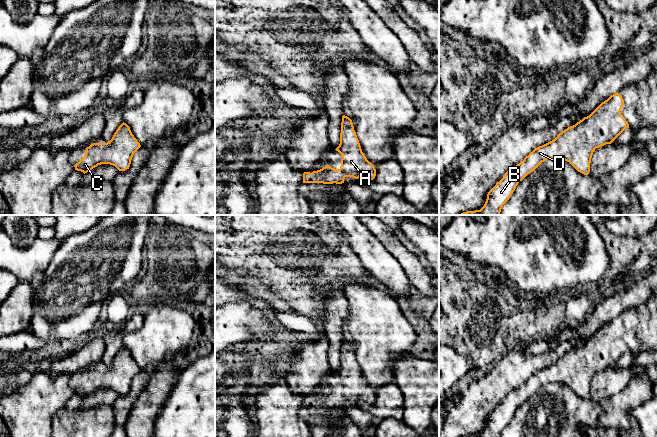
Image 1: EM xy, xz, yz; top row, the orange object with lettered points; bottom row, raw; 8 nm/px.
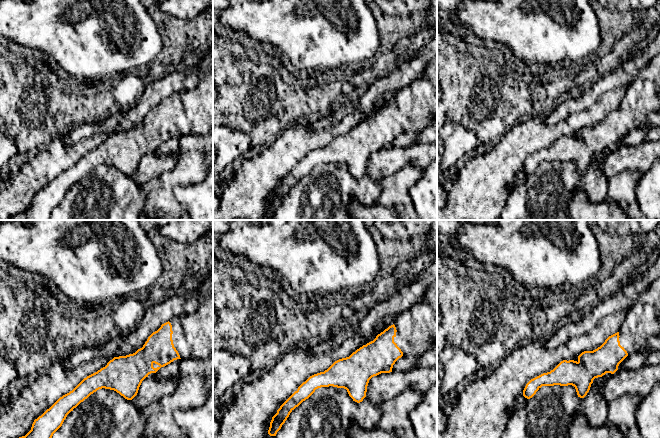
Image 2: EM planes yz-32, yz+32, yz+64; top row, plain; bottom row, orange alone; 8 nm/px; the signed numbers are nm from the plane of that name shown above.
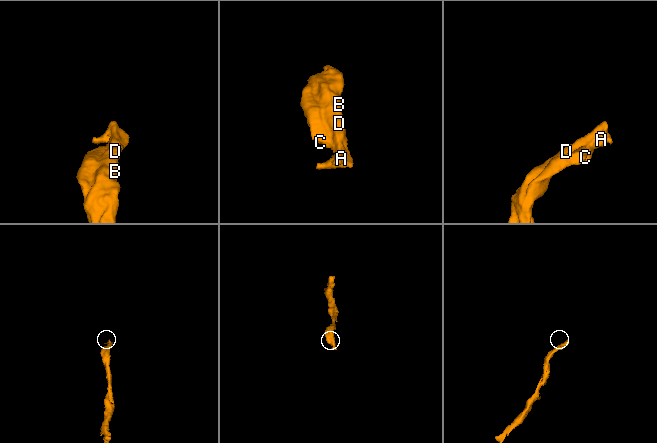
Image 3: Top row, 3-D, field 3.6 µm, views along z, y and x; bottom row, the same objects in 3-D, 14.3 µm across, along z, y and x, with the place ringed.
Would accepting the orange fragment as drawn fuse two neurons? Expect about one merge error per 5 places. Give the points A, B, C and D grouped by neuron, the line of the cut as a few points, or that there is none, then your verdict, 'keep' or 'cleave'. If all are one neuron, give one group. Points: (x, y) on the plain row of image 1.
groups A B C D; cut none; keep

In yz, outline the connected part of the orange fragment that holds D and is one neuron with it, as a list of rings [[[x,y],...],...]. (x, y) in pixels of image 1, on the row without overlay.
[[[617,316],[602,326],[589,340],[568,351],[557,361],[535,372],[522,386],[505,397],[488,416],[480,434],[463,437],[500,437],[516,410],[542,386],[558,382],[569,386],[578,396],[588,399],[593,376],[611,368],[629,348],[621,338],[624,328]]]

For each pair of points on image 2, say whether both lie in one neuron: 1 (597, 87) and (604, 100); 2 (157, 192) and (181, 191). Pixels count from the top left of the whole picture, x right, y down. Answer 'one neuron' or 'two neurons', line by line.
1: two neurons
2: two neurons

